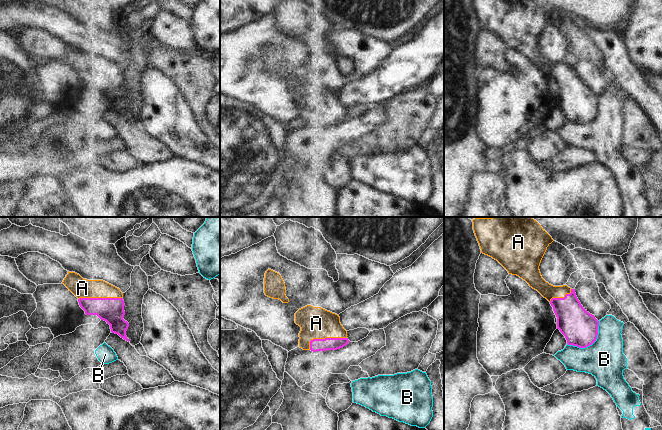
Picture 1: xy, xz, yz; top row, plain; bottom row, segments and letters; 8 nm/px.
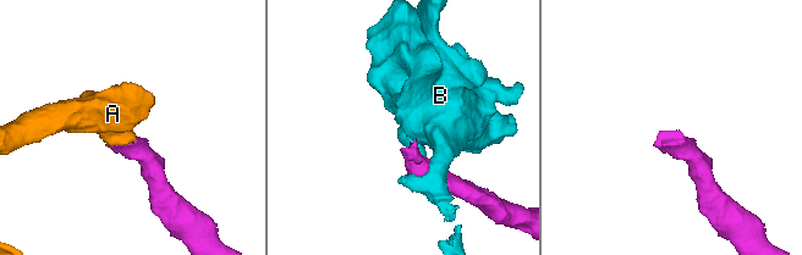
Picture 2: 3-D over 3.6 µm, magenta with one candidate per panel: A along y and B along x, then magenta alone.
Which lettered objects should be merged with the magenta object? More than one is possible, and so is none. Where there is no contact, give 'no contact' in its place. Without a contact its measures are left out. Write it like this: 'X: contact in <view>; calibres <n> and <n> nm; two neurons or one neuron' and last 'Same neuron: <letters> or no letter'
A: contact in xz; calibres 100 and 260 nm; one neuron
B: contact in yz; calibres 280 and 320 nm; two neurons
Same neuron: A

